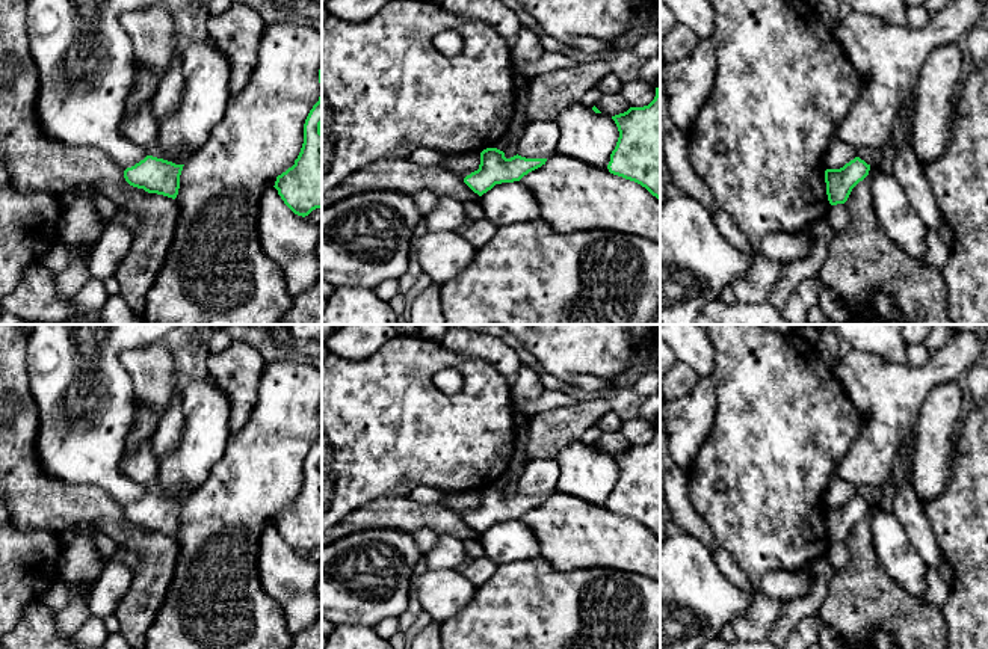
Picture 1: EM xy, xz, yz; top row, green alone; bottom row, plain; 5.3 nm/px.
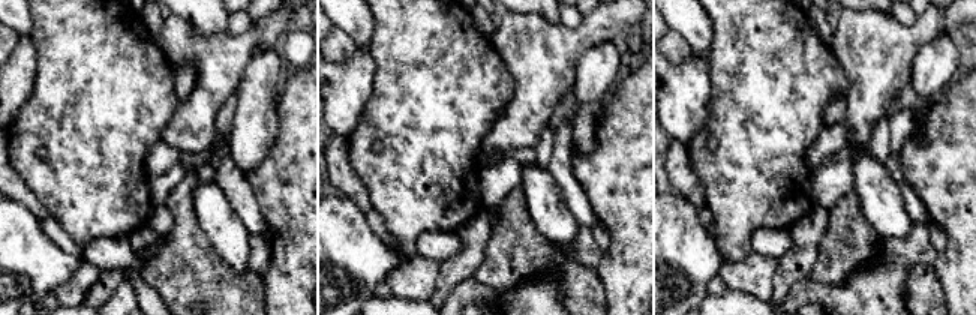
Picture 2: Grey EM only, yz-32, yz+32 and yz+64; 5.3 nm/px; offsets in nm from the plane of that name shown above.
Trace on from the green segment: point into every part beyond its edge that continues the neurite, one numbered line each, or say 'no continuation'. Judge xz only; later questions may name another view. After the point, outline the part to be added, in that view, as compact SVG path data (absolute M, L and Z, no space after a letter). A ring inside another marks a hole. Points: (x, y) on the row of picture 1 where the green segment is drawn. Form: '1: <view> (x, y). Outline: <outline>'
no continuation

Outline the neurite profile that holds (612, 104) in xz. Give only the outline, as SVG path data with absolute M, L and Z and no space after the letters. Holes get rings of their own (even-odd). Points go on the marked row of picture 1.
M603 94L595 107L606 115L615 116L630 109L628 101L621 94Z

